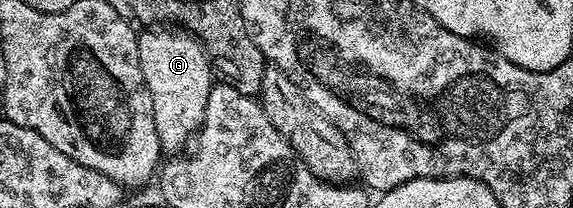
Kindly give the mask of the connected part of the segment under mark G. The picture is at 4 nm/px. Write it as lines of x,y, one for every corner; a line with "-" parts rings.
156,25
139,32
138,61
142,65
142,77
152,94
160,150
164,153
183,152
200,130
206,113
206,101
214,86
214,72
208,54
204,52
204,44
183,29

